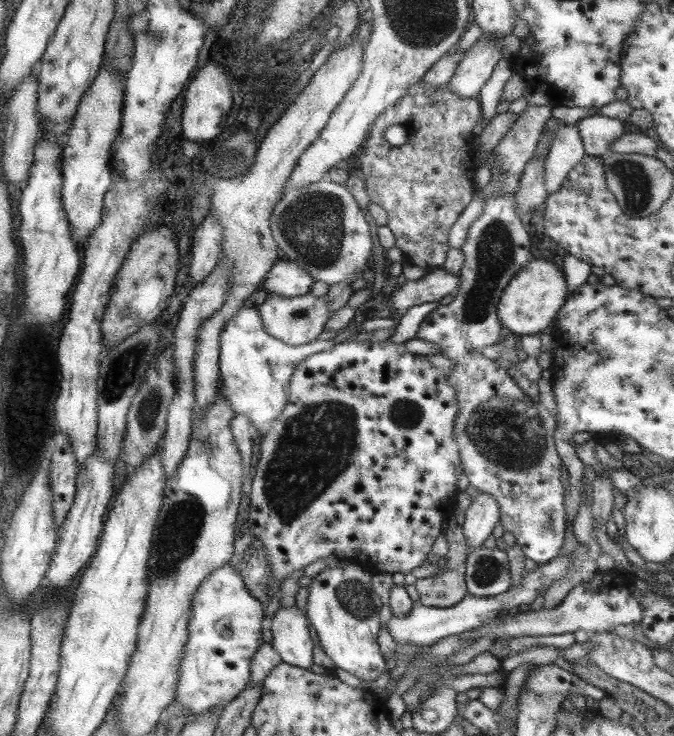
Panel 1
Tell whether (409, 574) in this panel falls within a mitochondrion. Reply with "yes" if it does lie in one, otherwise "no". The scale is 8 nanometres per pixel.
no

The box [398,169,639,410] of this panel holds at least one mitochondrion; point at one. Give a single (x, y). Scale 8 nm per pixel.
(495, 250)

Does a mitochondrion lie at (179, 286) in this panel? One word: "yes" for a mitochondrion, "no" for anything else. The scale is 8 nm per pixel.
no

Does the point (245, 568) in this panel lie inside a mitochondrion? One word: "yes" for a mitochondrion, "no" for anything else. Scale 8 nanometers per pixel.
no

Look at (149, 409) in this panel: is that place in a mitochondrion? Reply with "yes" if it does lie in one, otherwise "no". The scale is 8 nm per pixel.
yes

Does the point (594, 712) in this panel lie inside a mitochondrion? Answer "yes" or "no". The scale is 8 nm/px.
no

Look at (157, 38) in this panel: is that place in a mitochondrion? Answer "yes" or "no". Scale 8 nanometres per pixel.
yes

